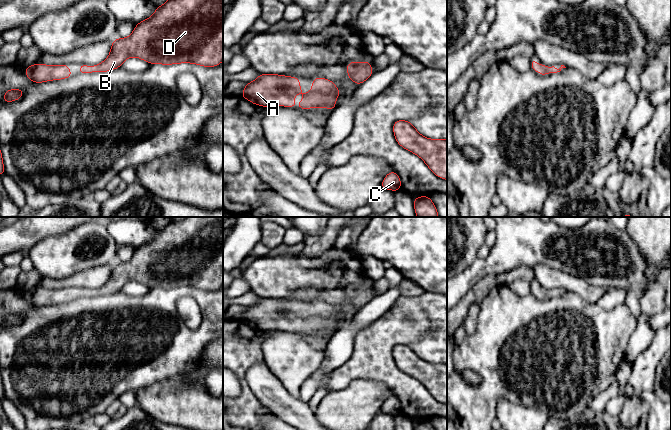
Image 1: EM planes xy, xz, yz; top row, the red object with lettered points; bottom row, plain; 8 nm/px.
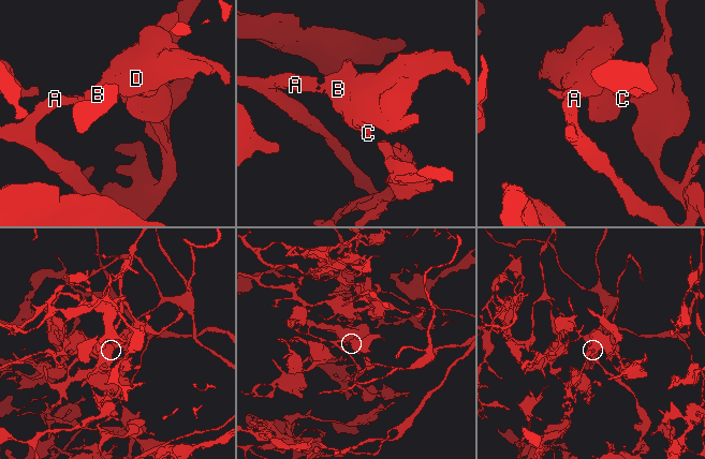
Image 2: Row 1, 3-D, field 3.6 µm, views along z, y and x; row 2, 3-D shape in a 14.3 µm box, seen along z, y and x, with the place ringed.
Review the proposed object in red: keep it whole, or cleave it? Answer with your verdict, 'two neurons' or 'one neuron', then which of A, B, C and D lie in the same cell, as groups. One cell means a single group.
one neuron; A B C D

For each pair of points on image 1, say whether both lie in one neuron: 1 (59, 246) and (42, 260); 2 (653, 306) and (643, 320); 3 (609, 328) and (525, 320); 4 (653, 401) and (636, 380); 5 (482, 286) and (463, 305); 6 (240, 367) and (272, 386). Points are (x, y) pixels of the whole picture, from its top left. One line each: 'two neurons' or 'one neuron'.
1: one neuron
2: two neurons
3: one neuron
4: two neurons
5: one neuron
6: two neurons

